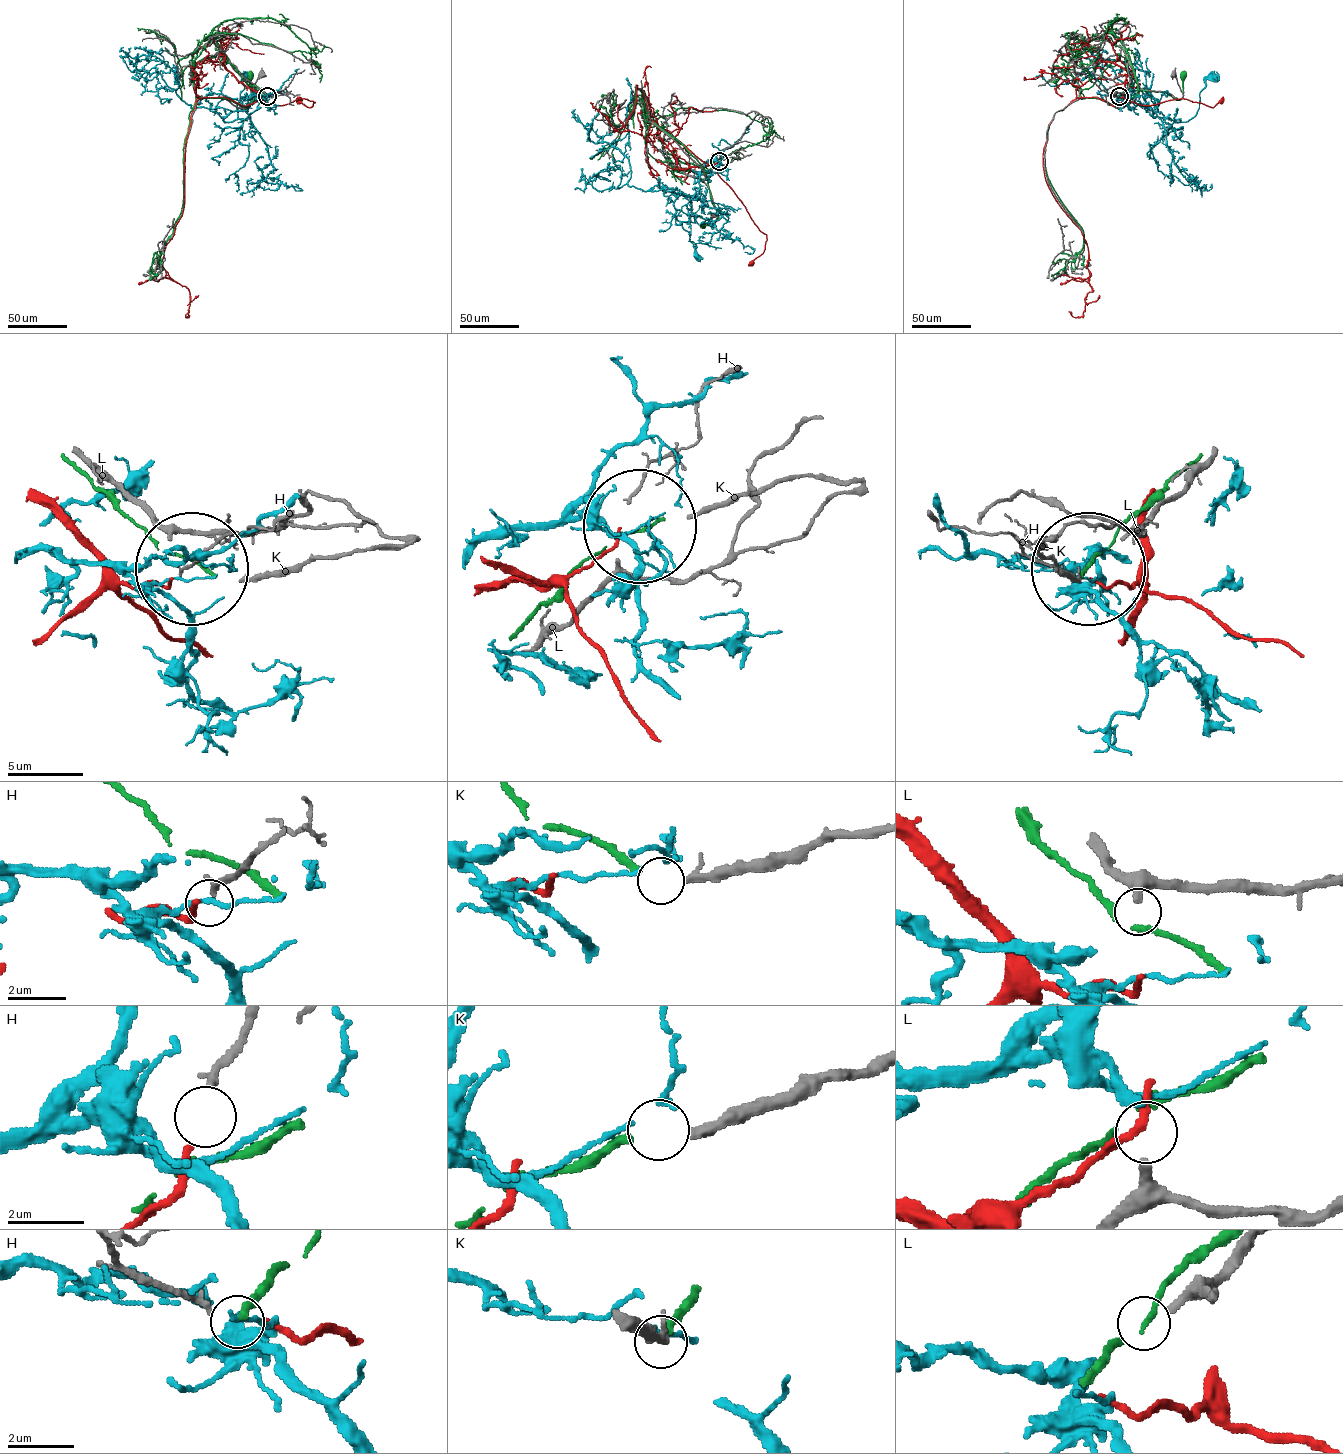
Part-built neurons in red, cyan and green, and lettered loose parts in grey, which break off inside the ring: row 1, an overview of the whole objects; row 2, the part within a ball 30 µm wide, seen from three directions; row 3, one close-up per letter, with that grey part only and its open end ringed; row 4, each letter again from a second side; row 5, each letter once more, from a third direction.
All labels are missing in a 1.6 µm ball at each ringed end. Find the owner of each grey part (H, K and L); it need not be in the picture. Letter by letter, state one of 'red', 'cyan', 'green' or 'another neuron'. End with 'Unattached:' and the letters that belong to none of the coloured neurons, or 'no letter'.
H: red
K: green
L: another neuron
Unattached: L

